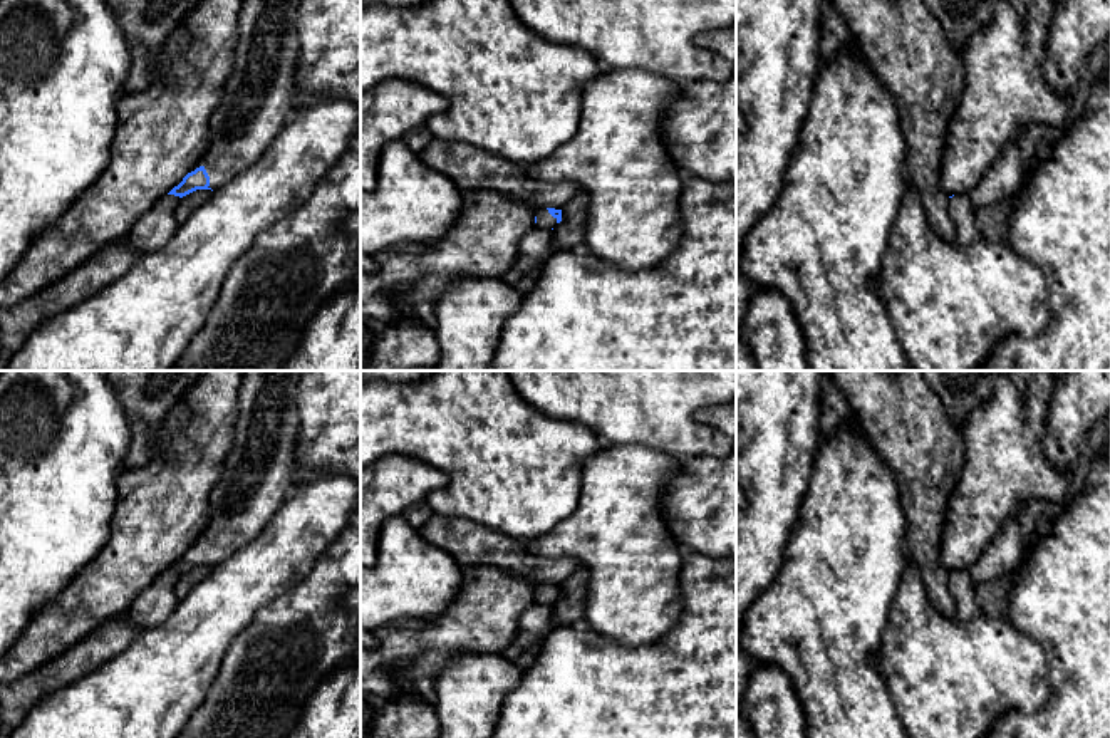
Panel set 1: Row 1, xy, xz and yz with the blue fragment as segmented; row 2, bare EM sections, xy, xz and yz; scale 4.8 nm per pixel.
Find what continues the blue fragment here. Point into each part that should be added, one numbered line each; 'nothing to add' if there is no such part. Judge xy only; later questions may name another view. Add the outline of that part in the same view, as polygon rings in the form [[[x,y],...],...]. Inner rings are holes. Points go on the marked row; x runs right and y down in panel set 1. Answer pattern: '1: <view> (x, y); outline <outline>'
1: xy (257, 99); outline [[[243,0],[231,74],[210,119],[208,146],[191,169],[203,166],[211,190],[255,164],[292,117],[300,2]]]
2: xy (153, 230); outline [[[166,195],[158,200],[126,236],[129,247],[141,255],[163,248],[178,230],[174,210],[179,200],[174,195]]]

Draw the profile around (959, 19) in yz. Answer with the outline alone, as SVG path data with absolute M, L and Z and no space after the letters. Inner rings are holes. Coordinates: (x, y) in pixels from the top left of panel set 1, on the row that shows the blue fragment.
M926 0L951 45L964 54L969 37L994 20L993 0Z

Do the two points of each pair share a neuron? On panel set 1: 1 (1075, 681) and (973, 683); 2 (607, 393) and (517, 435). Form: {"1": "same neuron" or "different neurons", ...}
{"1": "different neurons", "2": "different neurons"}

